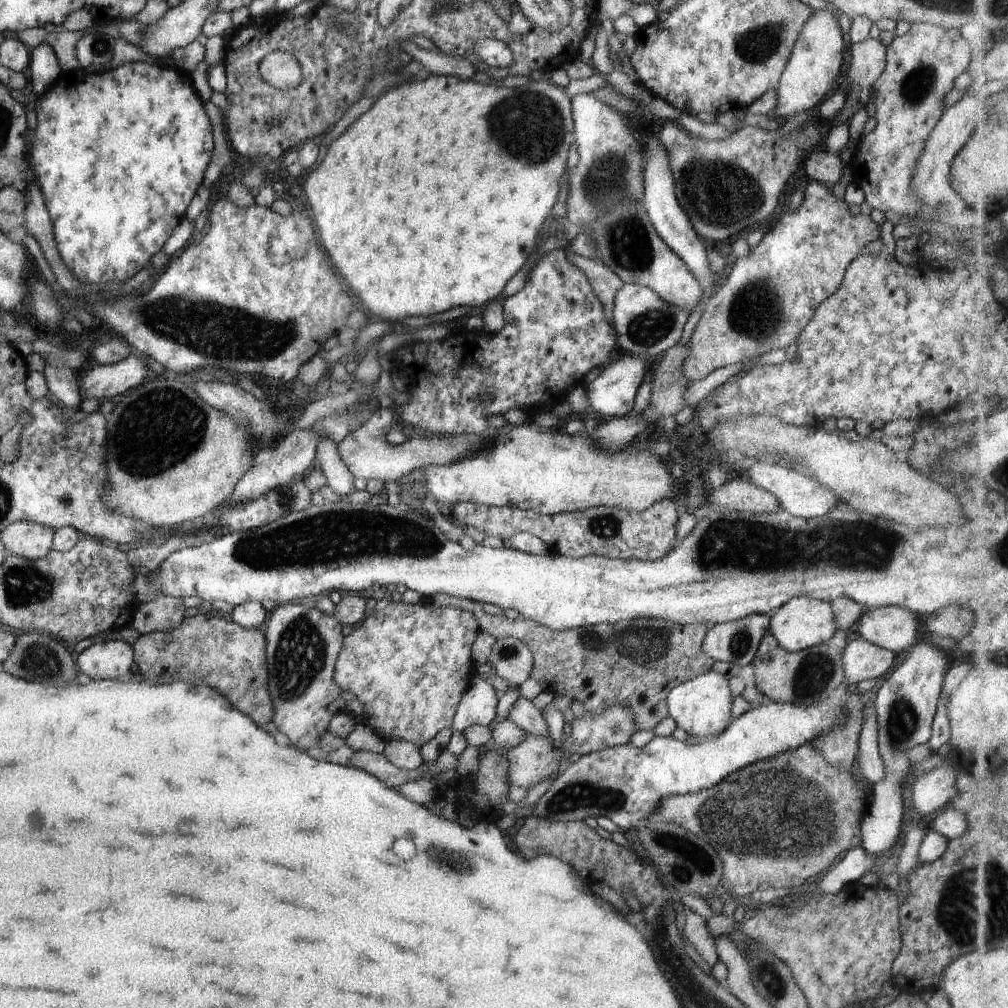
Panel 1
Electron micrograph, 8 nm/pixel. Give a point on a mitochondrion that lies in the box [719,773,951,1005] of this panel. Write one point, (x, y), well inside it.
(766, 971)

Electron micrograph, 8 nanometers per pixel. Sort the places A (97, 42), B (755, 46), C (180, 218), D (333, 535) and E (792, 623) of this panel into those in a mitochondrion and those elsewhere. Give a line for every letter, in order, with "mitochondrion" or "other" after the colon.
A: mitochondrion
B: mitochondrion
C: other
D: mitochondrion
E: other

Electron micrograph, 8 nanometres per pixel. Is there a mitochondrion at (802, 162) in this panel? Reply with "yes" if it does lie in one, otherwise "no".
no

